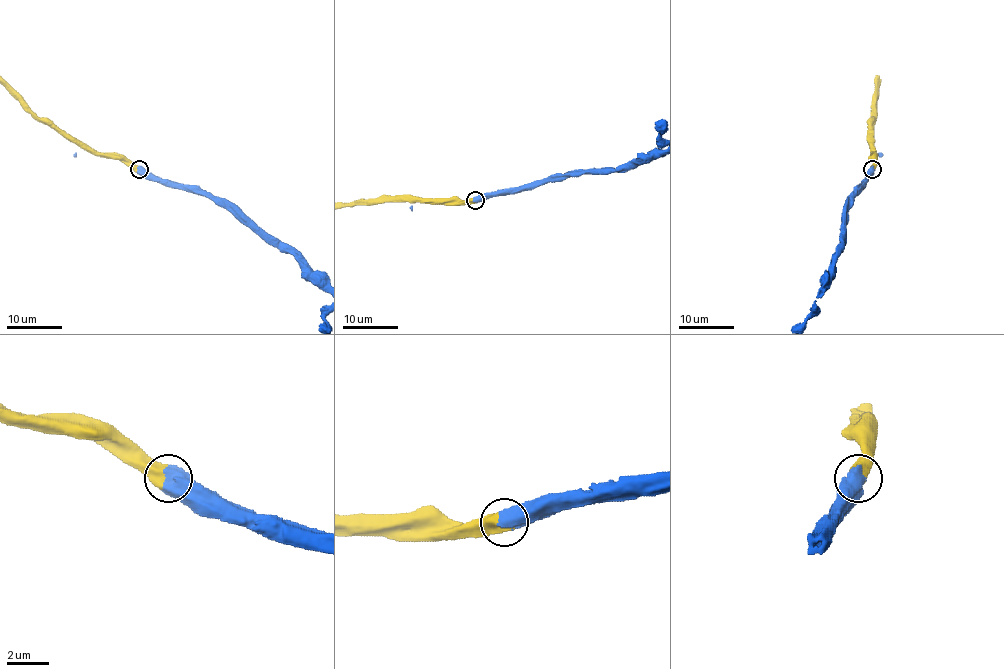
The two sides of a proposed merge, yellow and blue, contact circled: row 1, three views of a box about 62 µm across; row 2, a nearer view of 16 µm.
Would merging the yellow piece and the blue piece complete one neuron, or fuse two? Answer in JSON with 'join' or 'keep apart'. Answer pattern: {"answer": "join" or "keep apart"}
{"answer": "join"}

